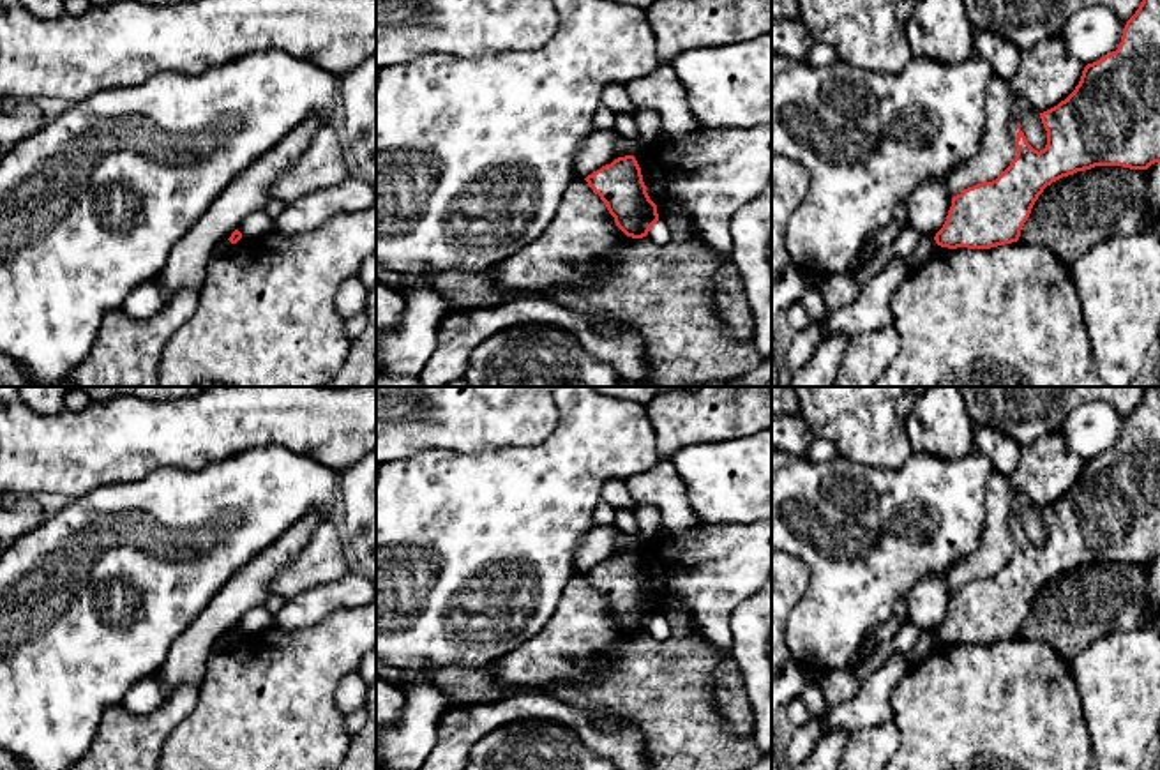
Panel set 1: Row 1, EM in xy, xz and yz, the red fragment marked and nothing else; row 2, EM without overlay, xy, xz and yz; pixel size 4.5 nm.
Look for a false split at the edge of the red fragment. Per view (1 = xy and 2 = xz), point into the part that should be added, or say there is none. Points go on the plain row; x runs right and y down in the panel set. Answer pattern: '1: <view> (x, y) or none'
1: none
2: none

